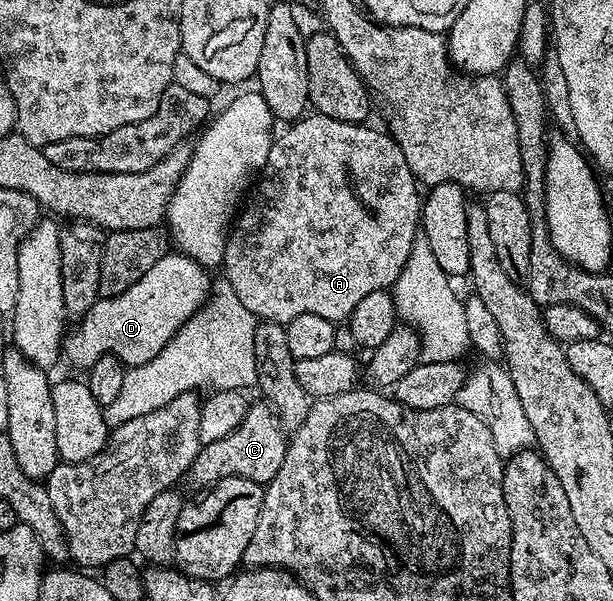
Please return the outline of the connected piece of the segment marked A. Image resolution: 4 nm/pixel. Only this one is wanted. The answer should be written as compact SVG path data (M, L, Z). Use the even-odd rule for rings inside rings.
M307 114L290 126L284 127L287 129L283 133L280 131L274 137L262 173L245 207L234 221L221 265L222 275L229 282L229 286L233 286L233 294L237 294L237 298L241 298L242 305L259 320L272 320L274 324L285 326L301 314L318 314L320 318L343 322L351 317L353 310L357 310L357 302L361 302L361 298L390 289L397 282L421 230L421 188L415 175L409 170L405 162L405 154L401 154L401 146L395 141L394 136L386 131L378 132L369 125L370 123L367 122L350 124L341 122L337 118Z

